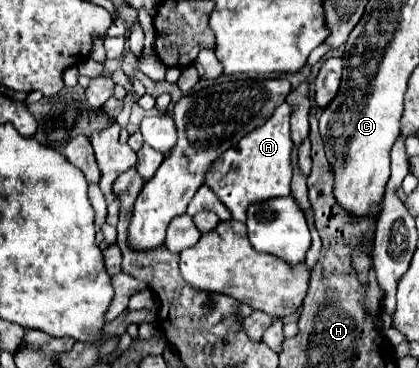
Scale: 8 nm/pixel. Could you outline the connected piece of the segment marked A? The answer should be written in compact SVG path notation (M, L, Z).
M287 103L279 105L273 117L257 127L255 131L247 133L235 147L223 153L223 157L213 165L207 175L207 185L213 193L227 205L233 213L233 219L245 221L247 207L251 203L267 201L273 197L287 197L291 193L291 132L290 120L291 107Z

